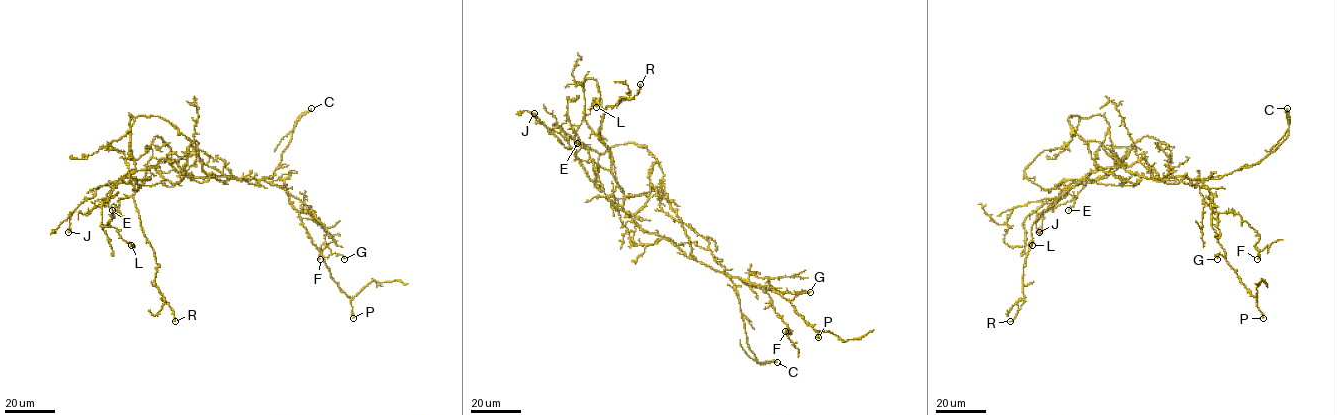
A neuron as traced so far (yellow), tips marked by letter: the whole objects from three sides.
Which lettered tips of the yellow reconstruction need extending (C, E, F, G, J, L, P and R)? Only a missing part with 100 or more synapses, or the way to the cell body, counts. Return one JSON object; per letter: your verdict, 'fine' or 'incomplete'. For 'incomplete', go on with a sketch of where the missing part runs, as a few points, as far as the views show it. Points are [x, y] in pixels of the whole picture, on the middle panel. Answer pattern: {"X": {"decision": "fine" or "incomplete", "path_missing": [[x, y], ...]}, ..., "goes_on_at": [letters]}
{"C": {"decision": "incomplete"}, "E": {"decision": "fine"}, "F": {"decision": "fine"}, "G": {"decision": "fine"}, "J": {"decision": "fine"}, "L": {"decision": "fine"}, "P": {"decision": "fine"}, "R": {"decision": "fine"}, "goes_on_at": ["C"]}

